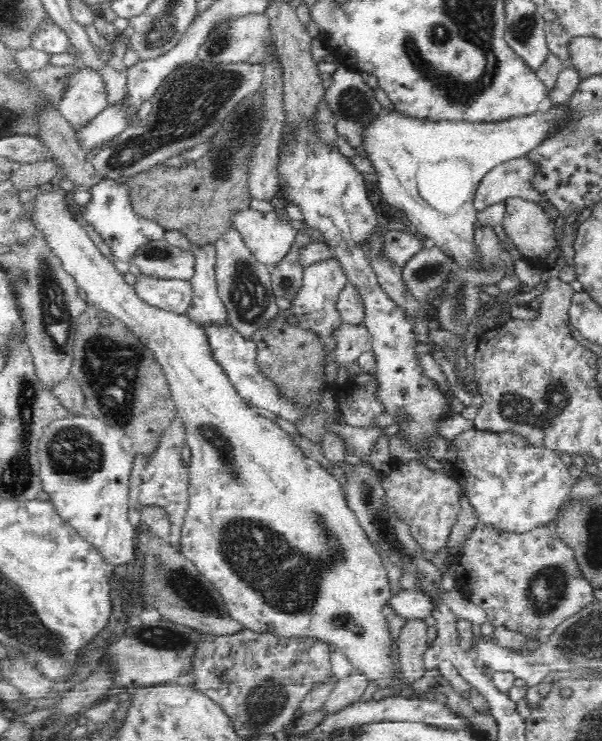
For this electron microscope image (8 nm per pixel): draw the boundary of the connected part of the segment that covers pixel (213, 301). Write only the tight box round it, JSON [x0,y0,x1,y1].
[185,245,231,327]

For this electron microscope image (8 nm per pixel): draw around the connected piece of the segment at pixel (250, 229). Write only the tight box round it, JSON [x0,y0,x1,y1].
[232,208,296,270]

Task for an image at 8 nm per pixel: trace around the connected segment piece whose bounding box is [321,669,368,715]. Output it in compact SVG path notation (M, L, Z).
M354 669L354 673L350 674L348 678L336 682L321 706L322 712L334 715L346 706L358 702L358 699L366 692L366 686L368 686L367 678Z

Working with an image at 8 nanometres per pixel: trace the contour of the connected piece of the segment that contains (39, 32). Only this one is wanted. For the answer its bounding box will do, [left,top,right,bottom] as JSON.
[29,15,72,56]

